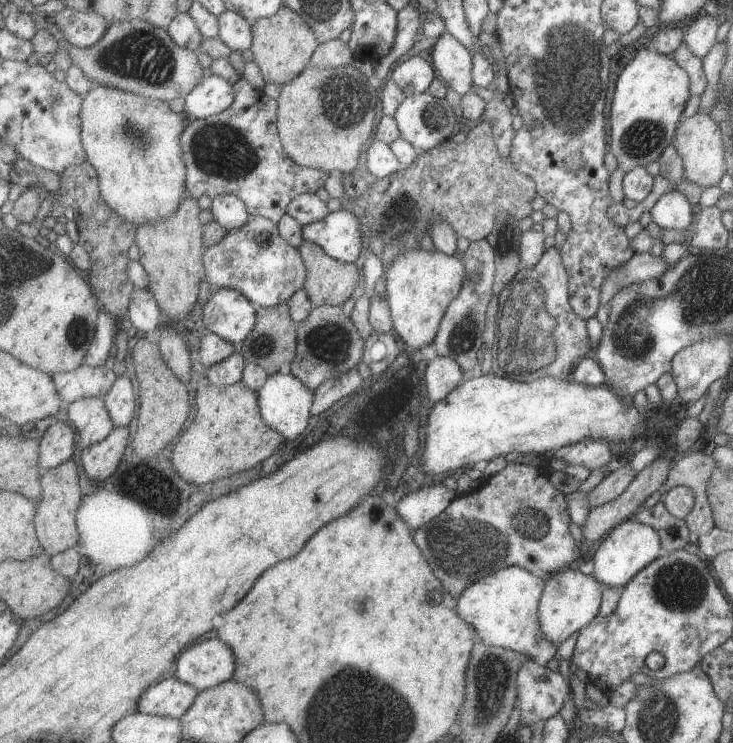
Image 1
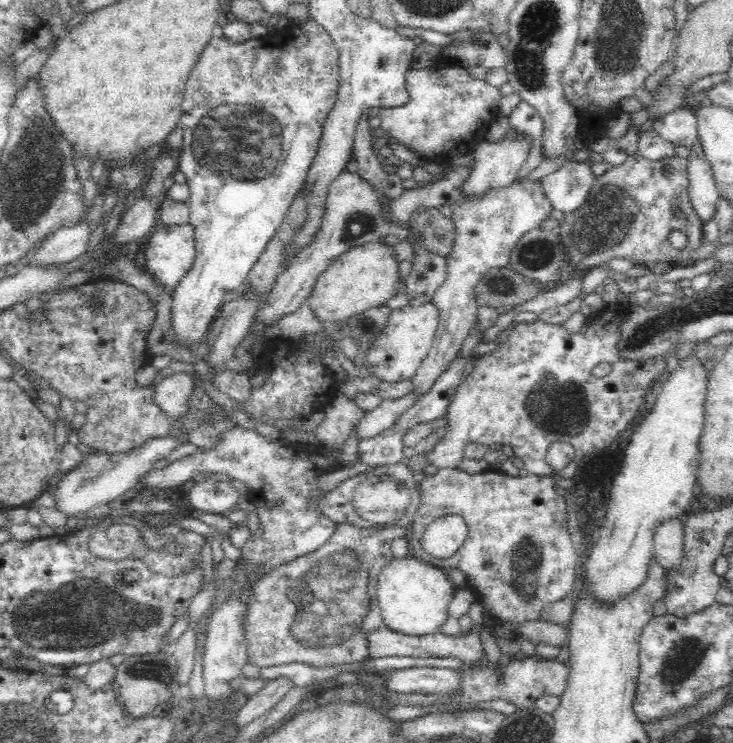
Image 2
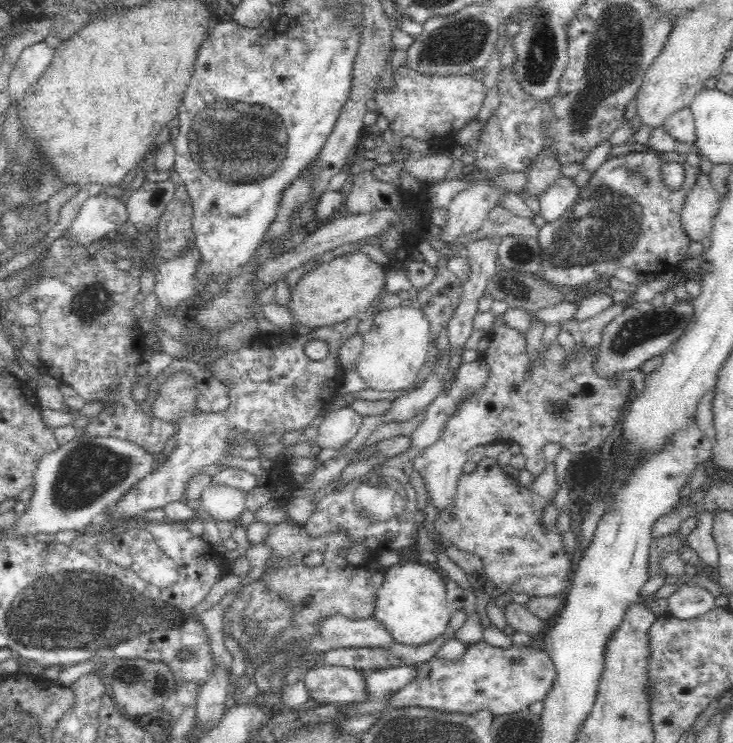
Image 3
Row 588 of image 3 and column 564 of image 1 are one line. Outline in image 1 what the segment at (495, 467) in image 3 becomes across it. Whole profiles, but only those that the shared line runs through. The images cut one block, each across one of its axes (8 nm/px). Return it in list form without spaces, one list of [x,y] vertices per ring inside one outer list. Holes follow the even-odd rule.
[[[509,462],[503,470],[491,475],[481,488],[459,494],[444,513],[418,528],[414,538],[436,571],[437,578],[441,578],[445,588],[457,599],[467,587],[511,565],[539,576],[576,565],[582,552],[569,534],[569,522],[563,494],[555,490],[537,468]]]

